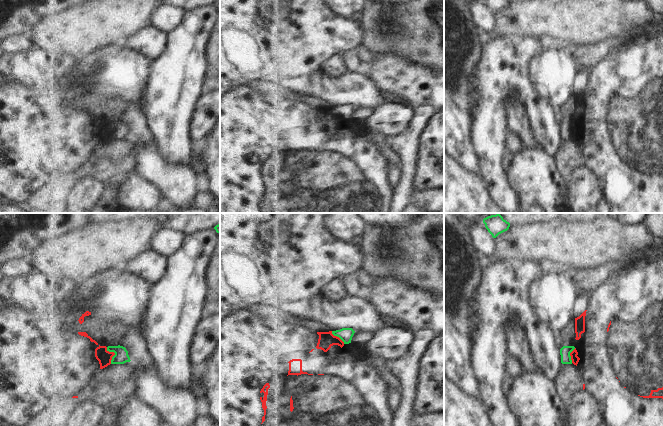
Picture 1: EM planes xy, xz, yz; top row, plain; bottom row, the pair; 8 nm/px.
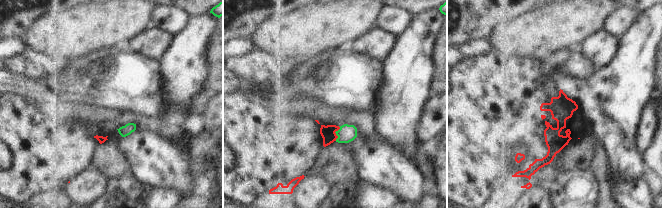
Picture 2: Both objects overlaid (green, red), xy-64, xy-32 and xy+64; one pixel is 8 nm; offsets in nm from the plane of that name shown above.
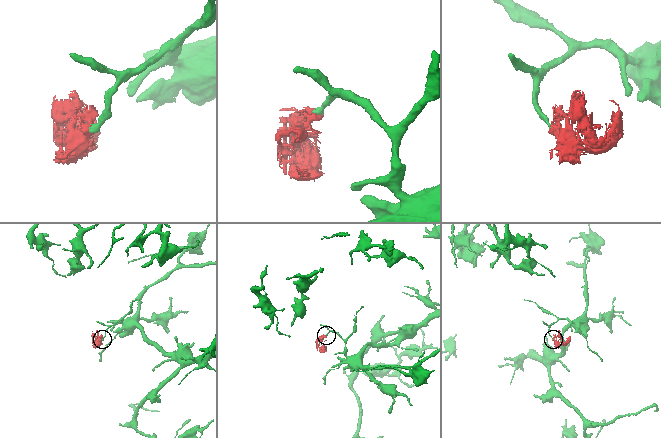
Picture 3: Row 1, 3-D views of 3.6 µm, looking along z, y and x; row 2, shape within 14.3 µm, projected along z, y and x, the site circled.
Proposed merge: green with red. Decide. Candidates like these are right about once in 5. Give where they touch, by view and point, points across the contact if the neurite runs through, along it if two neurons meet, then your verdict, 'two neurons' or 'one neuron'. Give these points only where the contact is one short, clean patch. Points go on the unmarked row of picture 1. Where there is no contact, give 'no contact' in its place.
meets green in xy at (115, 130); two neurons

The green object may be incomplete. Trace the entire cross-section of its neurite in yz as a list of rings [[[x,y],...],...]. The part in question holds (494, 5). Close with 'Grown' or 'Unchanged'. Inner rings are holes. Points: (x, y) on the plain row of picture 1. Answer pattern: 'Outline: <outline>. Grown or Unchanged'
Outline: [[[485,0],[485,3],[492,13],[496,14],[499,10],[507,7],[510,0]]]. Unchanged

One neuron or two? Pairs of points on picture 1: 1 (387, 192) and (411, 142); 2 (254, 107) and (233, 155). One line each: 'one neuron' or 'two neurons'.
1: two neurons
2: one neuron

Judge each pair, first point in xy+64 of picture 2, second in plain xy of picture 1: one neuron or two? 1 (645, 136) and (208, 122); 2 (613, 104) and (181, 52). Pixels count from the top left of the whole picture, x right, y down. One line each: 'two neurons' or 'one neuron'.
1: one neuron
2: one neuron

